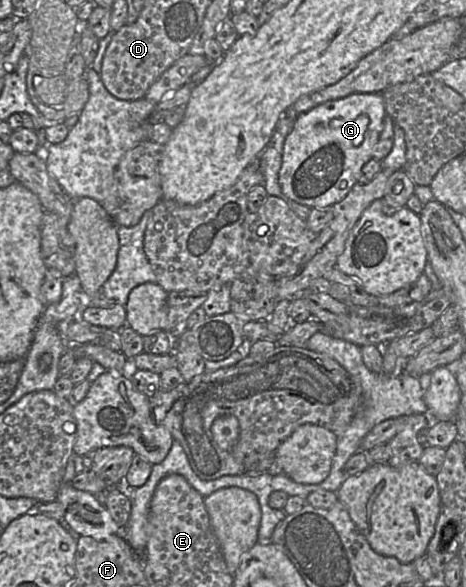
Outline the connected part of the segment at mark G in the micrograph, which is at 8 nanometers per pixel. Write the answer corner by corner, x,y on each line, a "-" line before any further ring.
354,93
326,101
297,115
283,145
282,164
278,174
278,183
284,197
310,208
325,208
341,202
358,182
363,165
372,158
383,130
385,115
381,93

